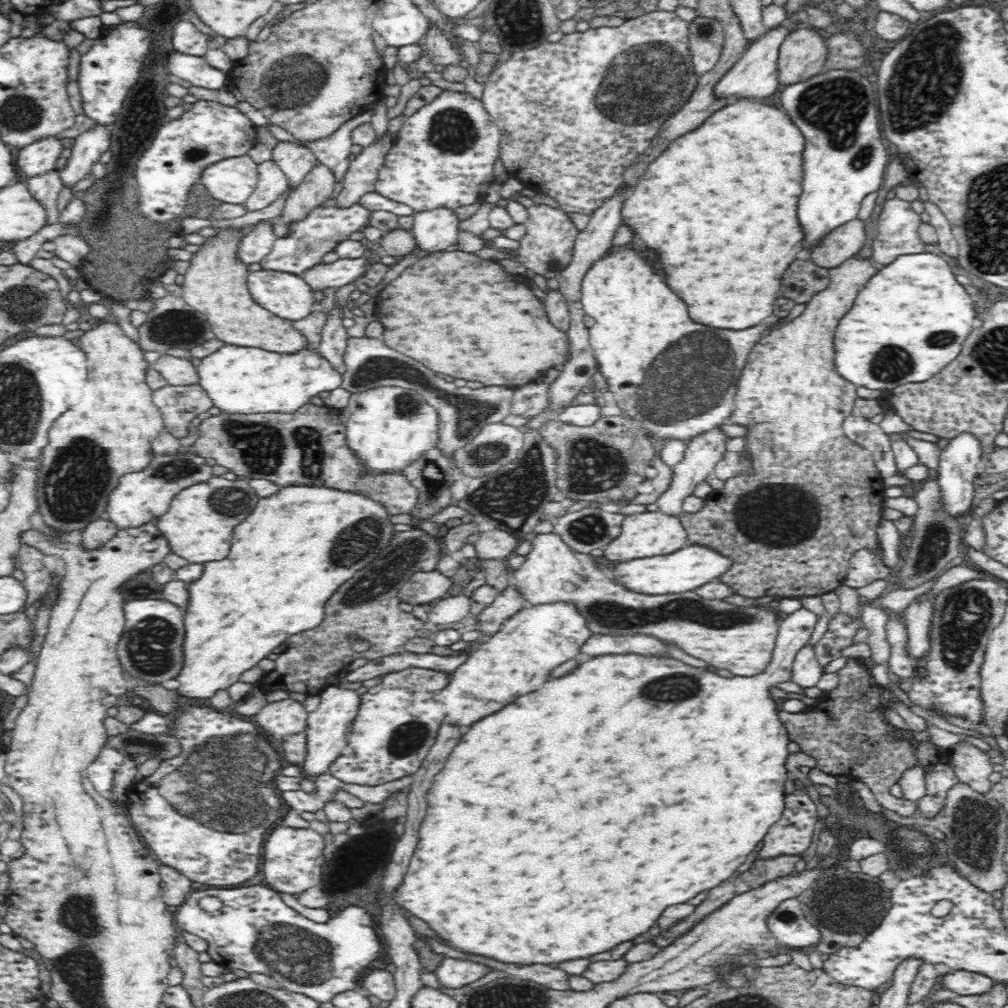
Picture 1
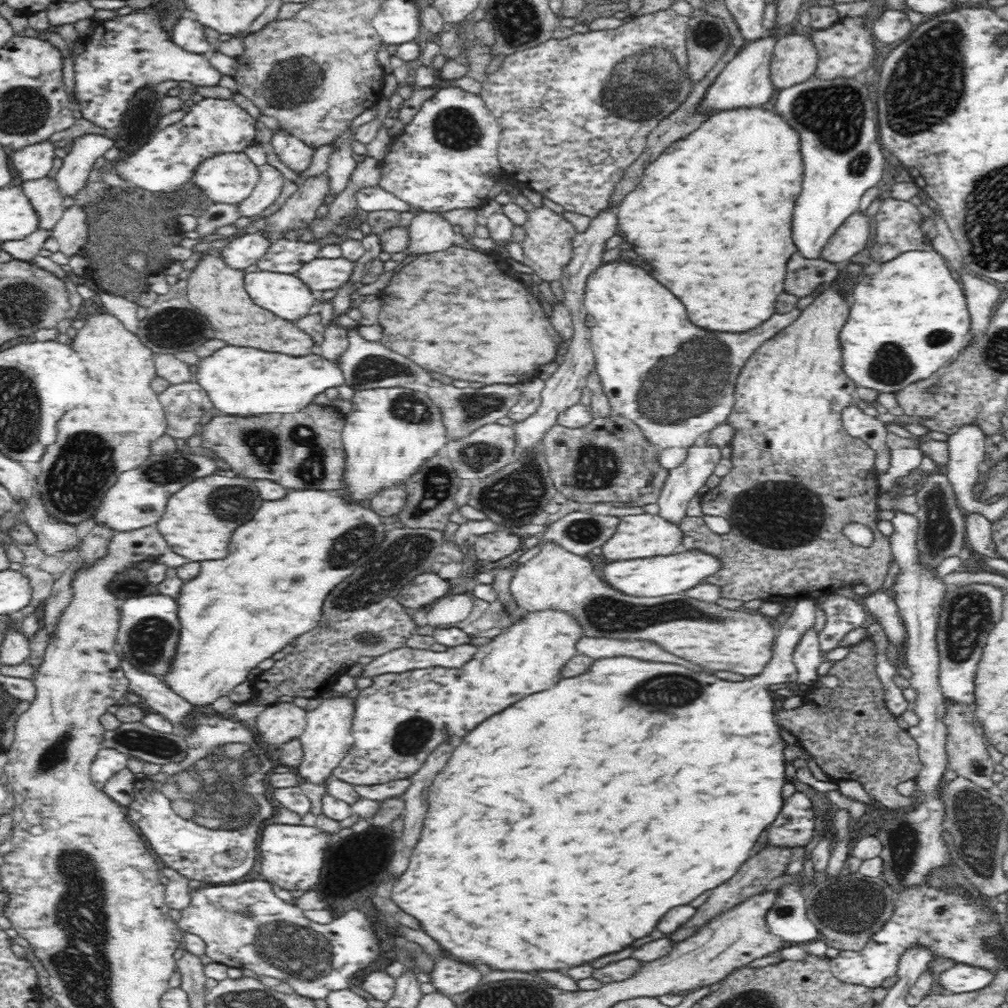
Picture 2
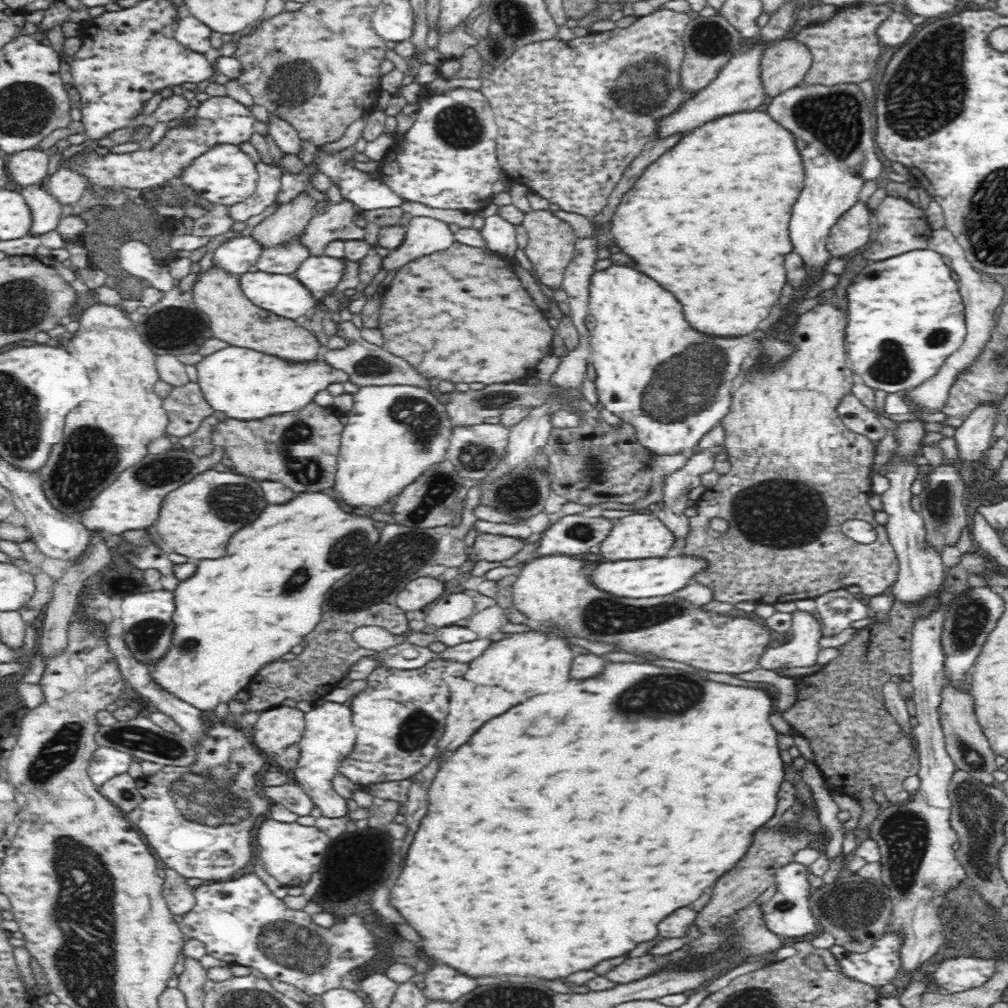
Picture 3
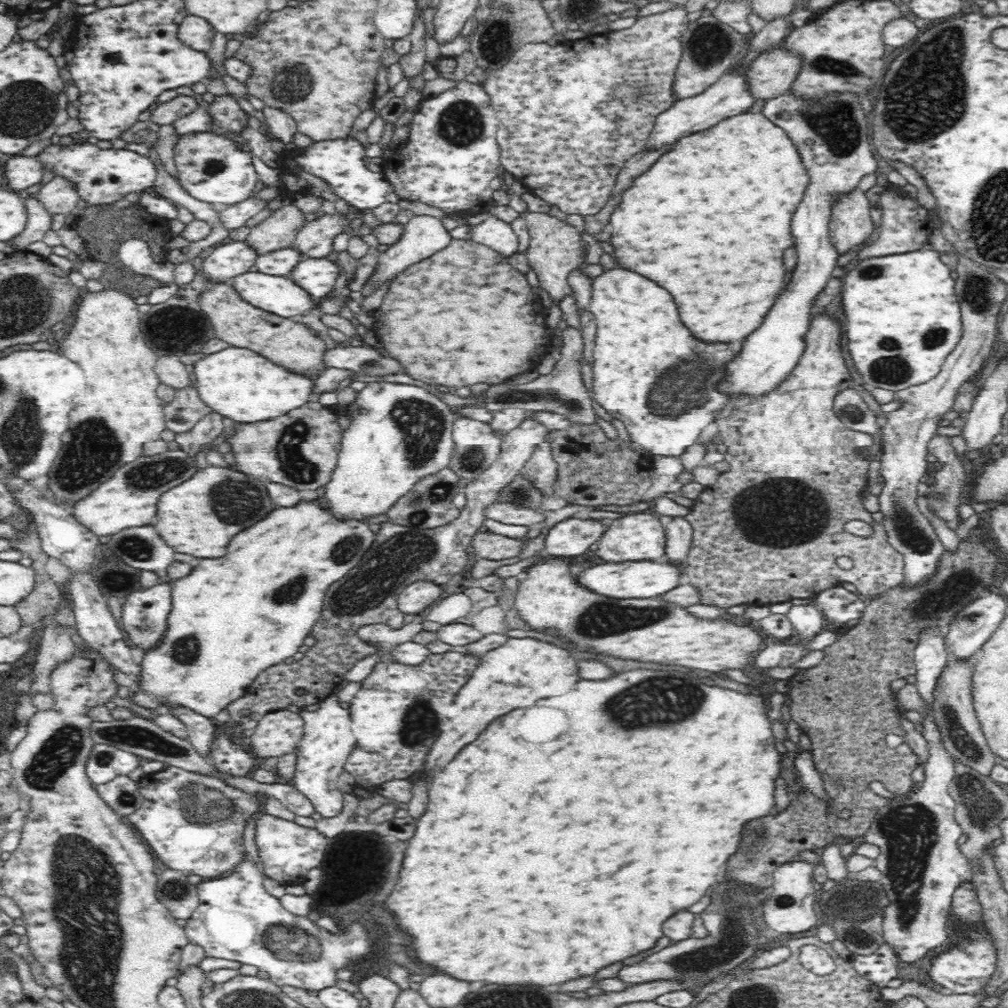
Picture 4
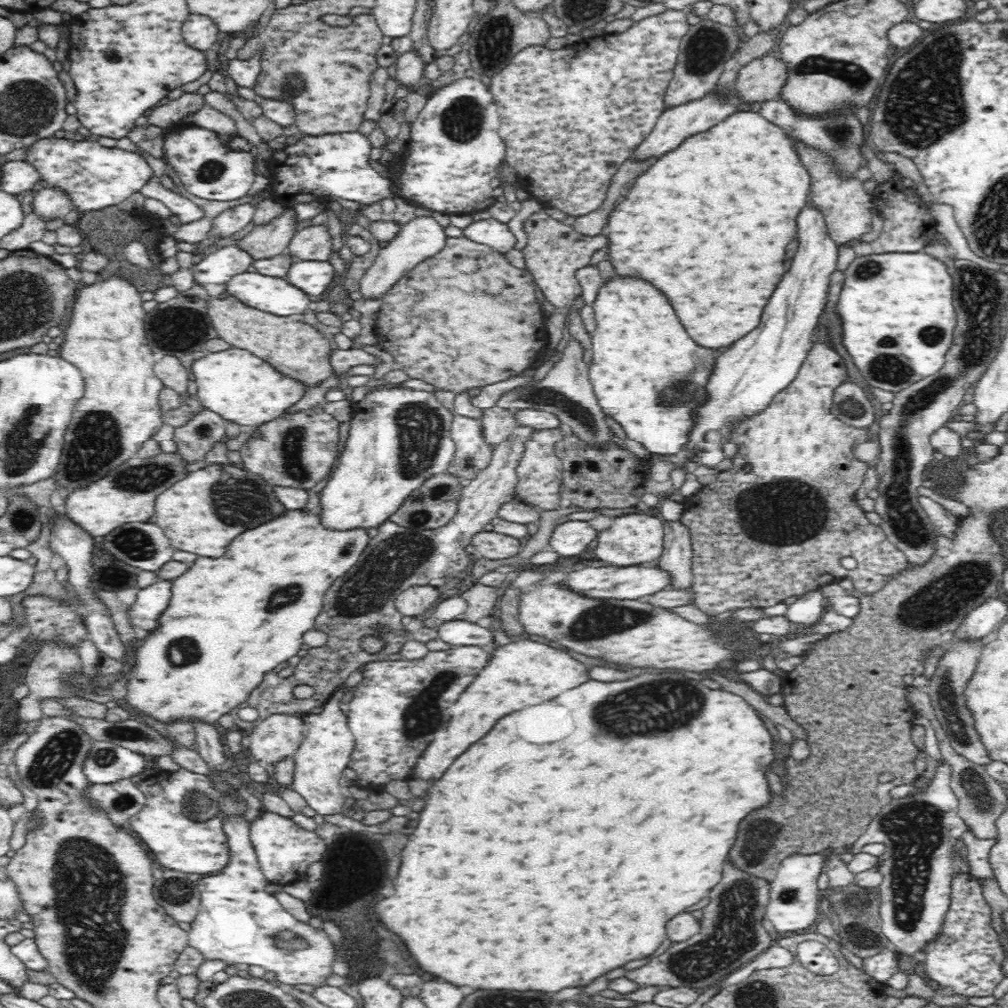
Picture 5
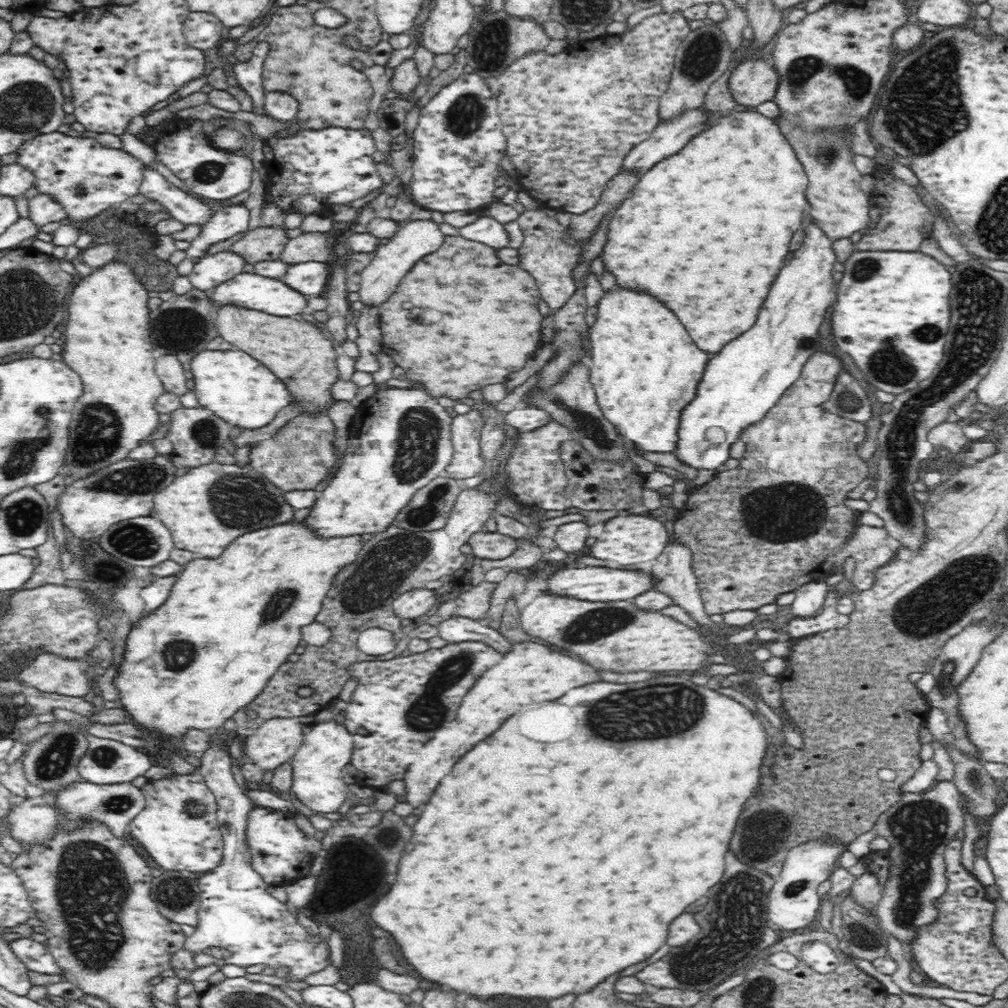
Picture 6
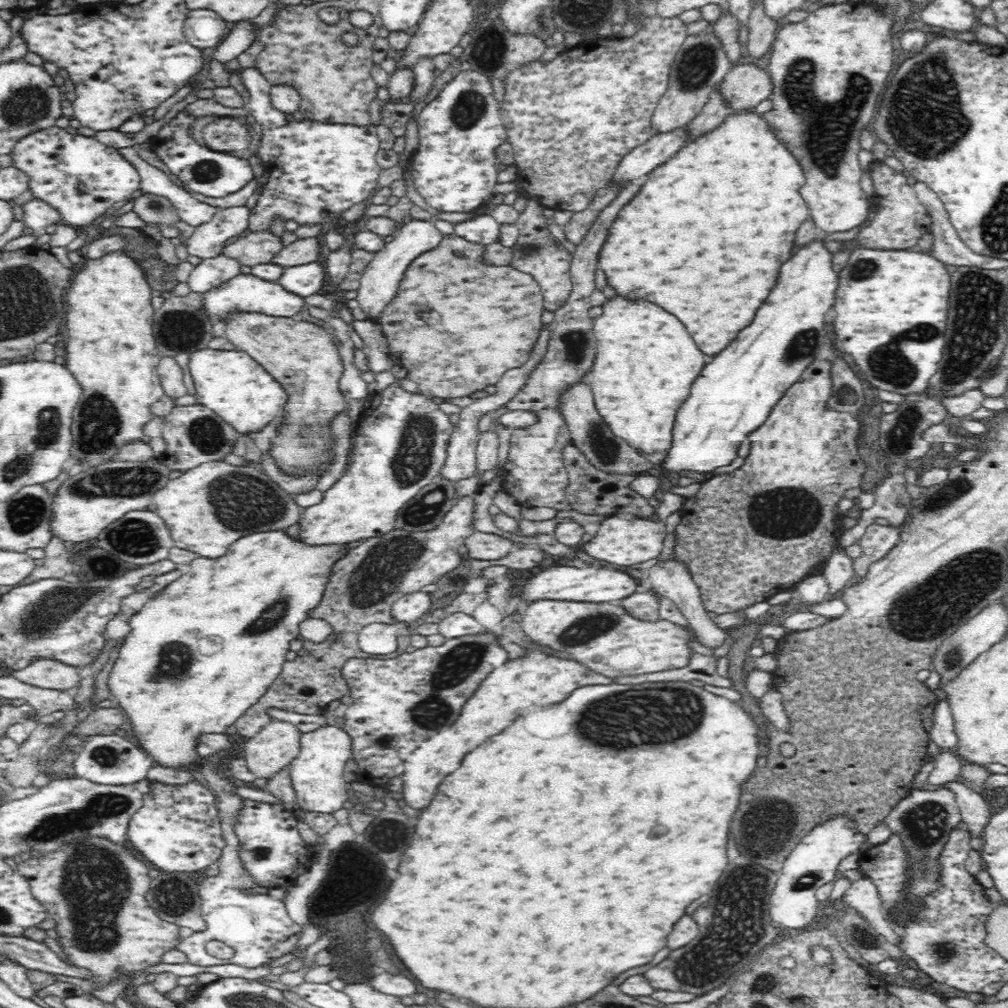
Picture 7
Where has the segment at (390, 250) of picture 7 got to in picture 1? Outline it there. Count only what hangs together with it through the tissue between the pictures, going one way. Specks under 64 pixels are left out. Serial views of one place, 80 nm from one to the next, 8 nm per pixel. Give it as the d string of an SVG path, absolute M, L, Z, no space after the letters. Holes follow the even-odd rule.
M436 208L415 213L410 231L418 249L434 253L457 244L458 223L453 210Z

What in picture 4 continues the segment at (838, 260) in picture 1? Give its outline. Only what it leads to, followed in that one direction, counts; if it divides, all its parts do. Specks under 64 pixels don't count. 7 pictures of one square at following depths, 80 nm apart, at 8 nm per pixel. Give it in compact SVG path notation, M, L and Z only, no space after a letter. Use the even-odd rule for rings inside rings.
M859 187L850 192L850 196L842 196L842 204L834 208L834 220L829 222L829 236L840 255L861 245L873 233L871 208L870 200Z

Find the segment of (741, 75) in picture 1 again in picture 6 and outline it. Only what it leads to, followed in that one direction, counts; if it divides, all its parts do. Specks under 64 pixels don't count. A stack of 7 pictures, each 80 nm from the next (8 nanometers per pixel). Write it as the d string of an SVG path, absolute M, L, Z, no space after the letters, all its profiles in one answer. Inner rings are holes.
M702 108L686 111L669 123L658 124L650 138L636 145L625 156L620 172L642 174L650 170L661 160L682 150L692 137L705 129Z

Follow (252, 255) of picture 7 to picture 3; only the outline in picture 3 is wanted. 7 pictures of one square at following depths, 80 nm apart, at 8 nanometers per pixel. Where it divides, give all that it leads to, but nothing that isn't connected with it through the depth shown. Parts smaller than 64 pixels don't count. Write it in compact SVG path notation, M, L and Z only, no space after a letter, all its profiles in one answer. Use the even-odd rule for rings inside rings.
M300 194L289 203L284 204L250 233L263 249L280 247L295 240L306 228L309 221L317 214L314 210L316 200L308 194Z

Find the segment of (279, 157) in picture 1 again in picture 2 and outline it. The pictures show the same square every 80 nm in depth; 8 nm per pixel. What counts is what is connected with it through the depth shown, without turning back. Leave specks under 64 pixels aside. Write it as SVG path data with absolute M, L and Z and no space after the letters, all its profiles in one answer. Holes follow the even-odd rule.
M280 126L272 130L270 148L287 164L294 172L302 172L310 166L312 153L315 151L311 146L304 144L299 138L291 135Z

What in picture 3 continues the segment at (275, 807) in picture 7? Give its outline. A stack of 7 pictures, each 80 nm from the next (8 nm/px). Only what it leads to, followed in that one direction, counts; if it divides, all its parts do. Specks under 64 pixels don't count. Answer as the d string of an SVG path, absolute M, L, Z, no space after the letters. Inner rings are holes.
M267 817L258 825L258 853L270 876L287 887L304 886L310 880L310 874L320 870L322 856L331 838L315 826L303 826L296 821L280 822Z

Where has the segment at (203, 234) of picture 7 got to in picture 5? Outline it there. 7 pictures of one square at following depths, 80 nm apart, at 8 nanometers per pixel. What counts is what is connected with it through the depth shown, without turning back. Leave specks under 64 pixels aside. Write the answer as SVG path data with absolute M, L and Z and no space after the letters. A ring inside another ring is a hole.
M242 204L230 210L224 210L218 214L212 222L212 227L208 230L210 237L227 238L232 237L236 232L240 232L253 220L257 208L250 204Z

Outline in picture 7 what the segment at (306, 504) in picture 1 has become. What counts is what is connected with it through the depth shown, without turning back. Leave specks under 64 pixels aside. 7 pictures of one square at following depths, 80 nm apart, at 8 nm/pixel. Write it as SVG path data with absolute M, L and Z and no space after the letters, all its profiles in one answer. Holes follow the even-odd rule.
M274 529L274 532L256 532L256 534L236 540L230 546L230 550L224 556L220 556L218 560L204 560L204 557L196 557L196 560L192 560L188 566L182 565L180 568L182 578L174 580L174 584L170 584L170 588L166 588L166 596L162 596L162 600L154 600L154 604L150 604L150 600L147 600L142 608L129 618L130 631L123 639L118 659L114 662L107 680L112 697L118 702L119 708L122 708L130 717L132 740L150 757L153 757L158 766L181 770L191 768L196 760L202 757L195 749L197 744L202 742L202 736L226 734L227 729L235 725L250 707L257 704L268 688L274 684L276 678L281 674L284 658L288 656L292 641L299 638L299 627L302 620L309 618L309 612L313 611L322 600L324 588L330 578L330 568L333 568L333 565L348 552L346 544L310 545L300 542L300 540L292 540L282 530Z

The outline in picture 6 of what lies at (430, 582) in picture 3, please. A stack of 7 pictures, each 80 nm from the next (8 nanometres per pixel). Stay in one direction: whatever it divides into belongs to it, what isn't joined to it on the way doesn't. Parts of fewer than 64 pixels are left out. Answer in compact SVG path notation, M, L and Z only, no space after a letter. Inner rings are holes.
M412 589L393 600L392 610L399 619L408 618L416 623L425 617L433 604L436 604L434 591Z

